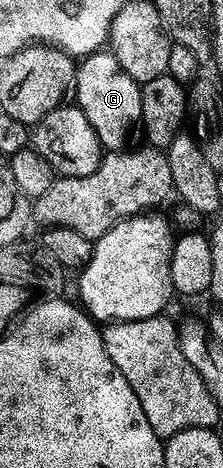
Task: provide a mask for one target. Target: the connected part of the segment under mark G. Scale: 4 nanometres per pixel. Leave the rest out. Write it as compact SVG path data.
M98 50L76 65L75 96L76 92L75 103L87 114L87 122L91 122L91 130L95 130L102 149L124 149L130 143L129 135L136 133L141 123L141 85L119 66L112 51Z

